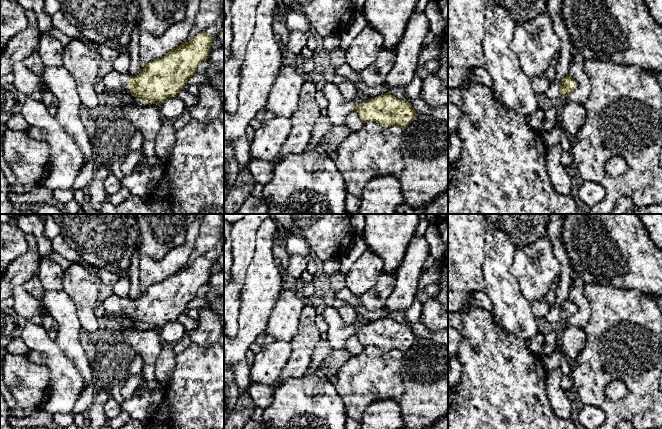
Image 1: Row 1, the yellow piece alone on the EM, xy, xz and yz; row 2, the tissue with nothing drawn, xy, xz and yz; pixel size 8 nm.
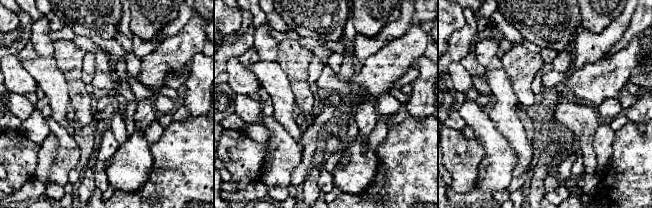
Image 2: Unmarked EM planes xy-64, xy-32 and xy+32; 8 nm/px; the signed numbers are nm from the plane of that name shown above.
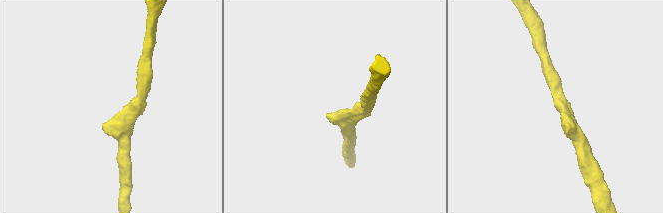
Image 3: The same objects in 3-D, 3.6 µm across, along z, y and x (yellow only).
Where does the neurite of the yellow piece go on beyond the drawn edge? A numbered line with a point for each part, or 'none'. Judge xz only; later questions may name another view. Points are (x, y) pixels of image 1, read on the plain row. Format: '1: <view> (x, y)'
1: xz (338, 332)

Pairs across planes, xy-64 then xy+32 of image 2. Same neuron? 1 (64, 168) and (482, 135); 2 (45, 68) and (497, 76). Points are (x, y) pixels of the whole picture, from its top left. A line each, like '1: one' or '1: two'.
1: one
2: one

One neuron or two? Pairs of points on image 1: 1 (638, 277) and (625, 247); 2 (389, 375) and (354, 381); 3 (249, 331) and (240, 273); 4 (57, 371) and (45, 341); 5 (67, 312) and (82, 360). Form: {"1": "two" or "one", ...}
{"1": "one", "2": "one", "3": "two", "4": "one", "5": "one"}

